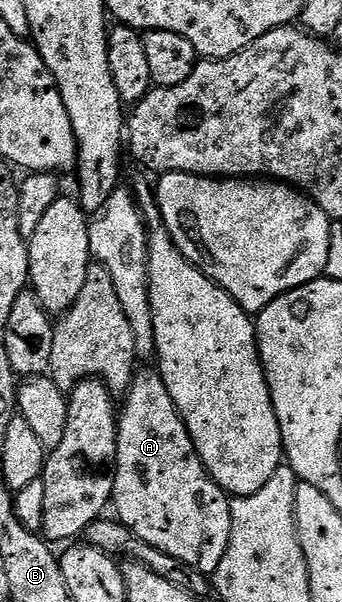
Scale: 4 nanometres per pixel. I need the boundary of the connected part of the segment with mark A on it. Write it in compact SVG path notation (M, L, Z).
M141 369L132 379L132 387L123 402L116 432L118 452L112 493L115 517L141 542L162 548L162 552L182 560L182 564L190 564L206 575L215 575L230 544L232 503L229 495L208 475L208 469L204 467L194 448L186 424L180 419L180 413L176 410L159 369Z

